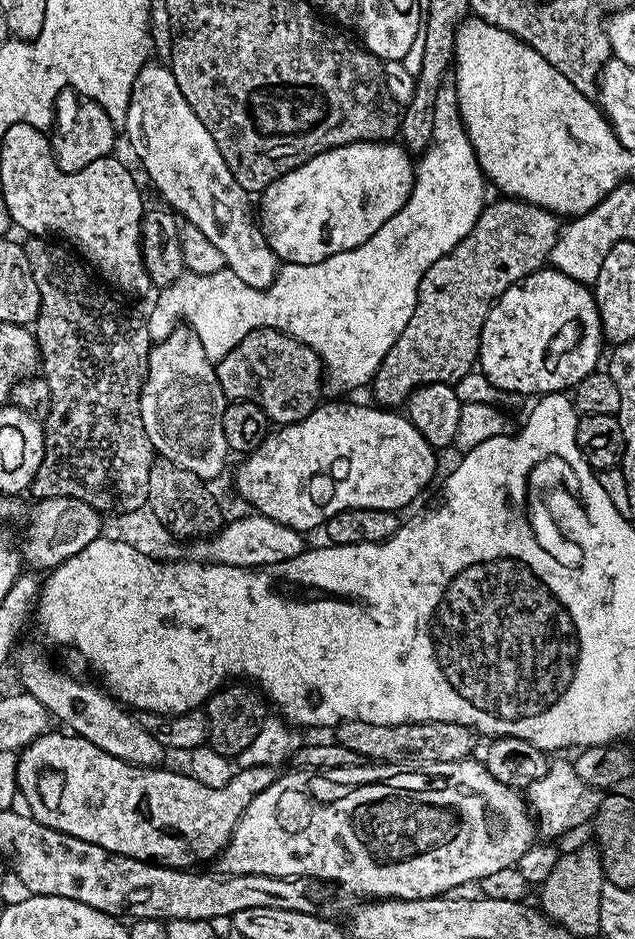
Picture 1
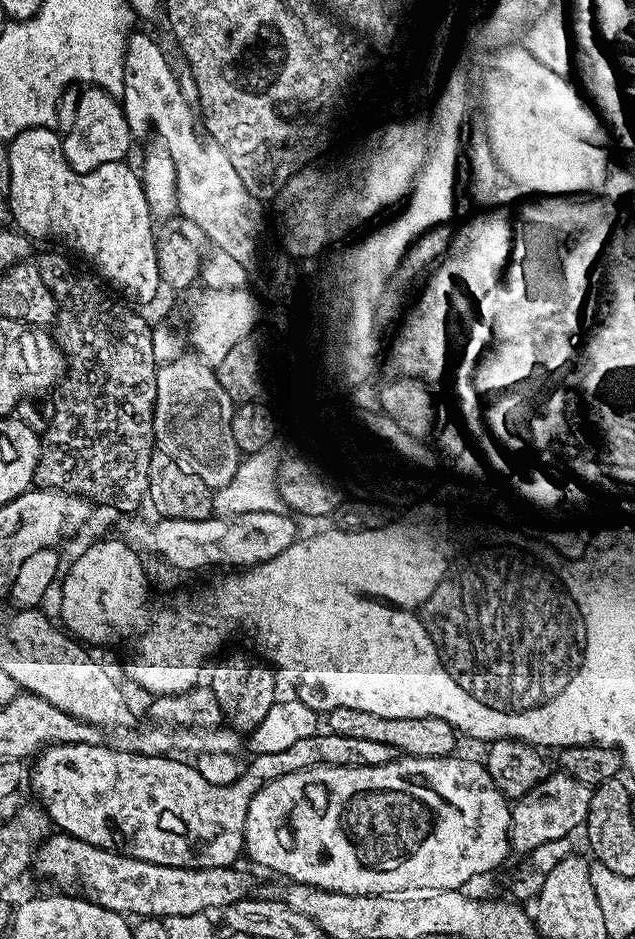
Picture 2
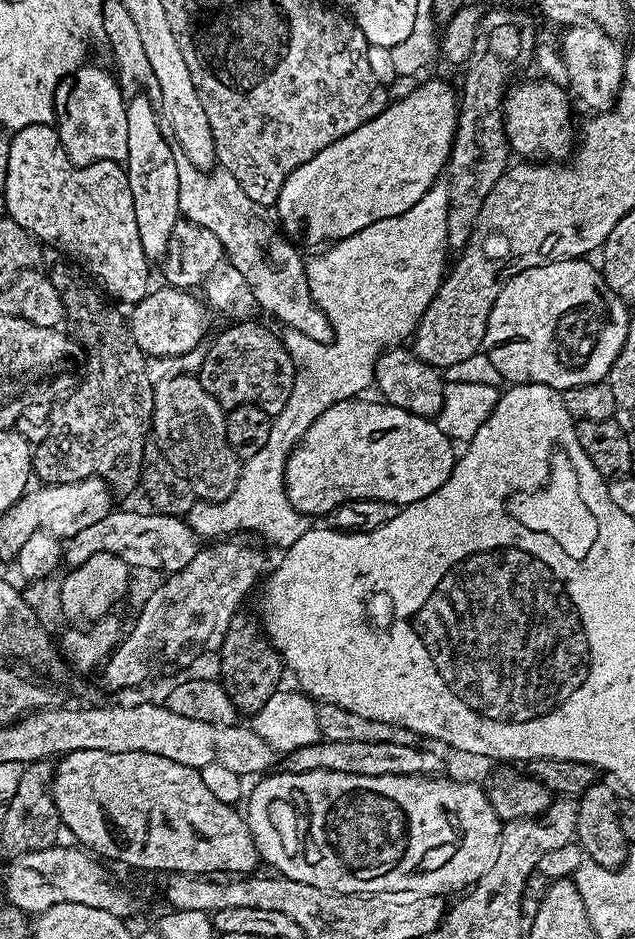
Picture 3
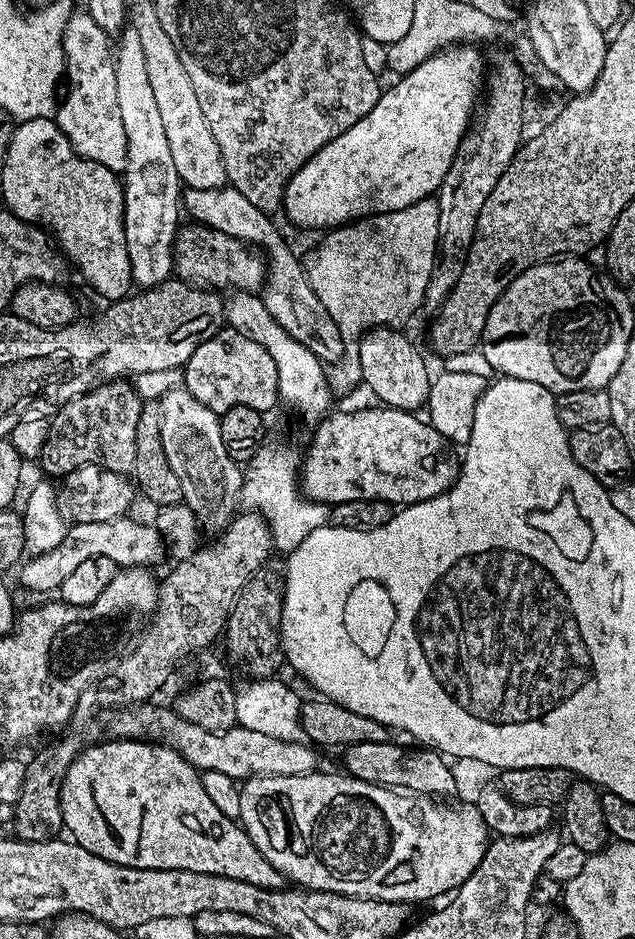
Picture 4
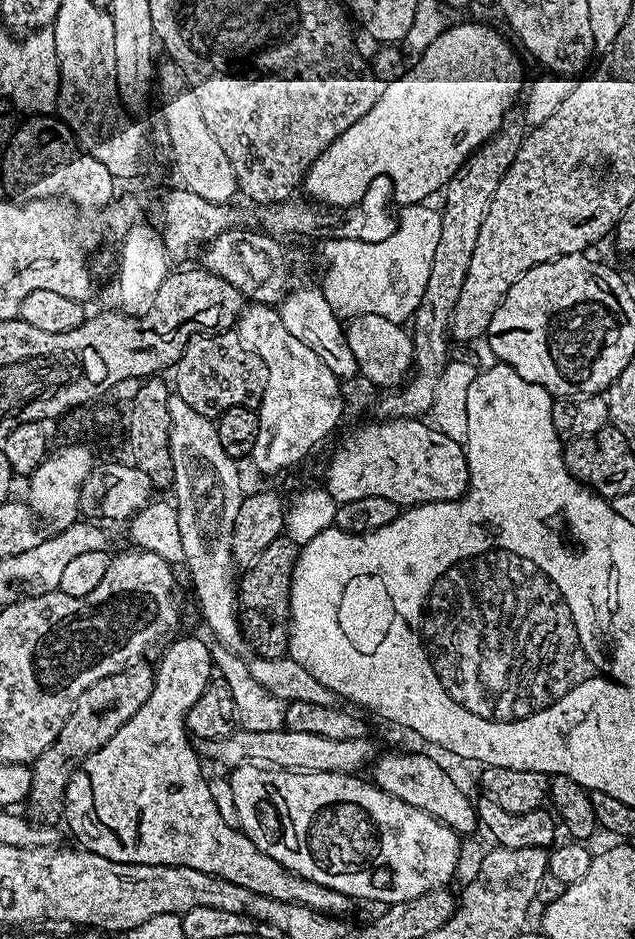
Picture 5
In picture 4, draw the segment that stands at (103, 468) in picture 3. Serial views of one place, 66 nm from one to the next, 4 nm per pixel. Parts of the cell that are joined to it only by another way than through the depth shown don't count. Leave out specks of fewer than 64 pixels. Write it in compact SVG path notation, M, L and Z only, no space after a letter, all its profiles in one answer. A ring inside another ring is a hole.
M123 379L113 380L75 396L51 417L49 436L42 446L38 465L52 476L67 477L68 473L87 464L96 464L111 472L132 472L134 466L134 430L142 399Z

